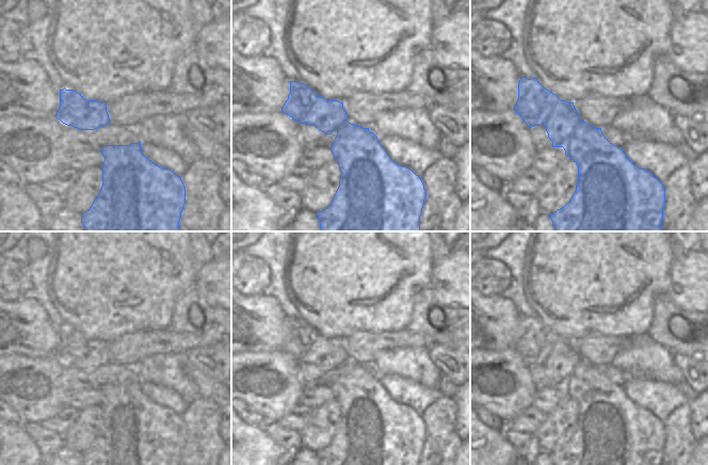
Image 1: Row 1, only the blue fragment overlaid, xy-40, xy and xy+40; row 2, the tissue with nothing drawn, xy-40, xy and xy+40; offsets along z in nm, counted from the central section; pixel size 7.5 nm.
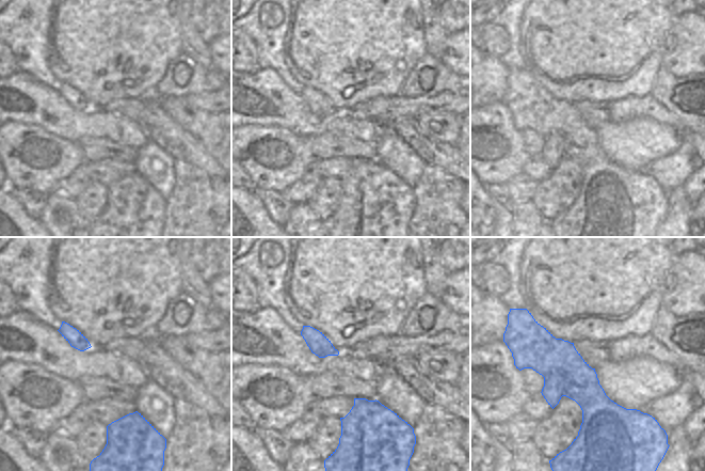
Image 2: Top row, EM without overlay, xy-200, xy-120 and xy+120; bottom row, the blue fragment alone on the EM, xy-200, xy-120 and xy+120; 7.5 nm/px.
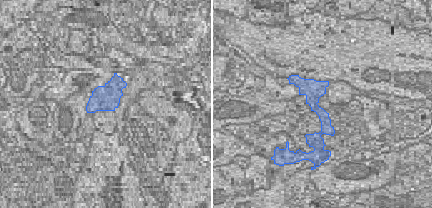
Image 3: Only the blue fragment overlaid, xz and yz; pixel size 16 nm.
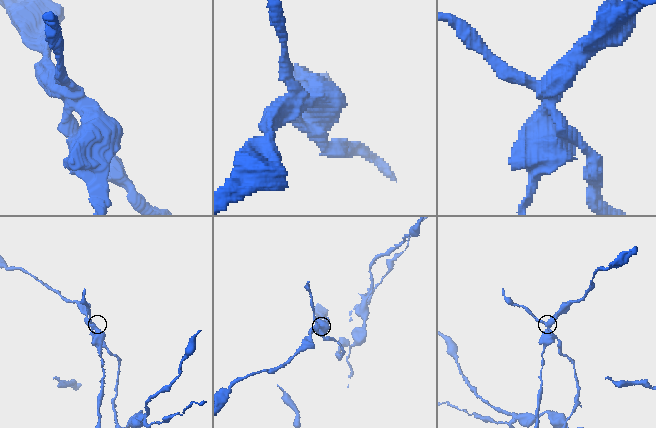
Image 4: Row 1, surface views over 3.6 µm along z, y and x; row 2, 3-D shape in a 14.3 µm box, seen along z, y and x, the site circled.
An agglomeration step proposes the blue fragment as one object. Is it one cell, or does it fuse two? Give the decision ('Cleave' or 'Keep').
Cleave.

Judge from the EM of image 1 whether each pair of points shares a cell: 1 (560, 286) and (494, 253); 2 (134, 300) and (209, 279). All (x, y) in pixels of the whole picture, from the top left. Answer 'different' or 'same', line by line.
1: different
2: different

